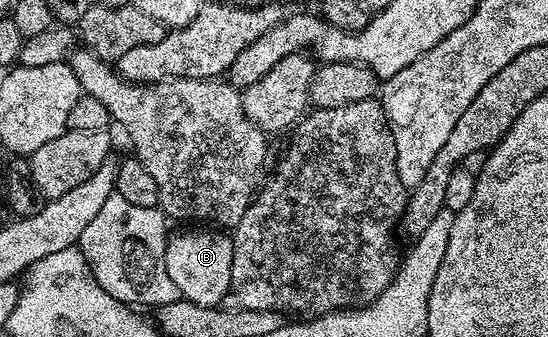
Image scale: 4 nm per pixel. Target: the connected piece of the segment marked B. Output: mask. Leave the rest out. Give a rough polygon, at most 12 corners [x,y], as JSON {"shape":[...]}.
{"shape":[[181,231],[165,244],[180,298],[217,307],[231,291],[233,240]]}

